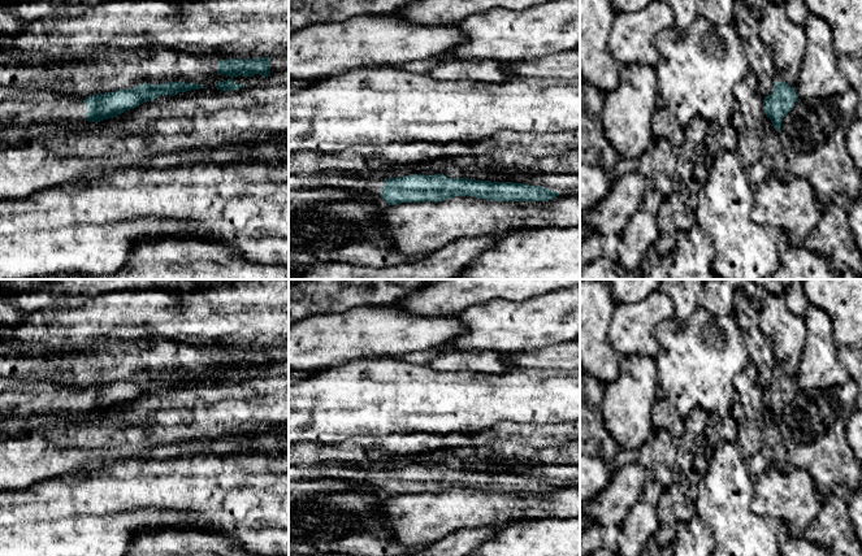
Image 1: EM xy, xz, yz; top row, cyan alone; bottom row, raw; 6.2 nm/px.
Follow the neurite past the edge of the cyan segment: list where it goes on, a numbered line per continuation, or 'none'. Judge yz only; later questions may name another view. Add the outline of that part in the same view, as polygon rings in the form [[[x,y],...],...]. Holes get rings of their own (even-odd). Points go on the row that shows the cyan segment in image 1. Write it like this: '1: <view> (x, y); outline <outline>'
none

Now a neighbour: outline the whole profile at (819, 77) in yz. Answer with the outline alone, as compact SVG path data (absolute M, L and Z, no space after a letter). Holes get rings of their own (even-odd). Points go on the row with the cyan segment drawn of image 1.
M810 14L803 25L807 45L794 92L798 99L809 100L842 95L850 87L837 66L832 30L820 17Z

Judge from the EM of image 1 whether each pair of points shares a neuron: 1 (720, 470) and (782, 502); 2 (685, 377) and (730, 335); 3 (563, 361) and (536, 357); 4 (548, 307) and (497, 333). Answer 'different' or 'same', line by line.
1: different
2: same
3: same
4: same

